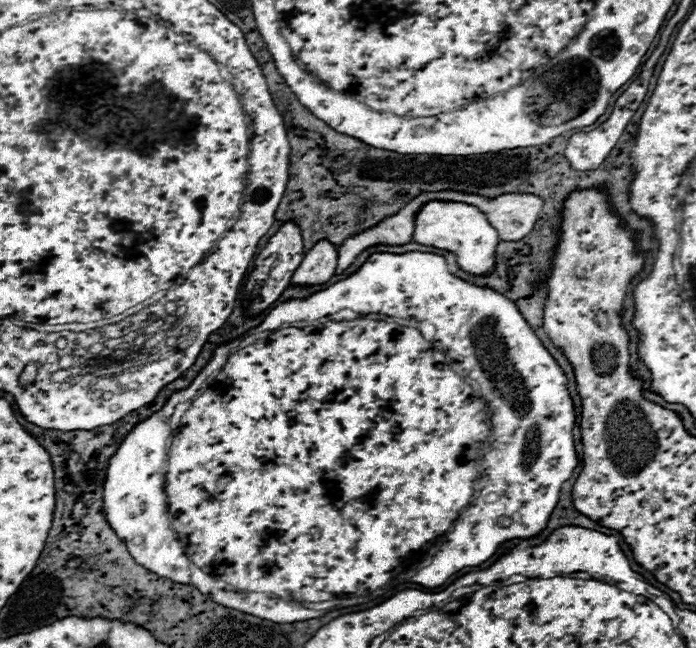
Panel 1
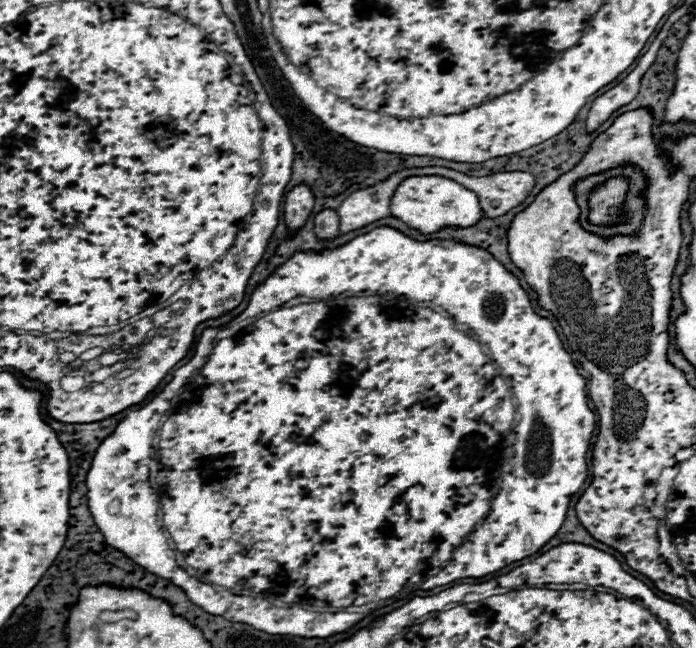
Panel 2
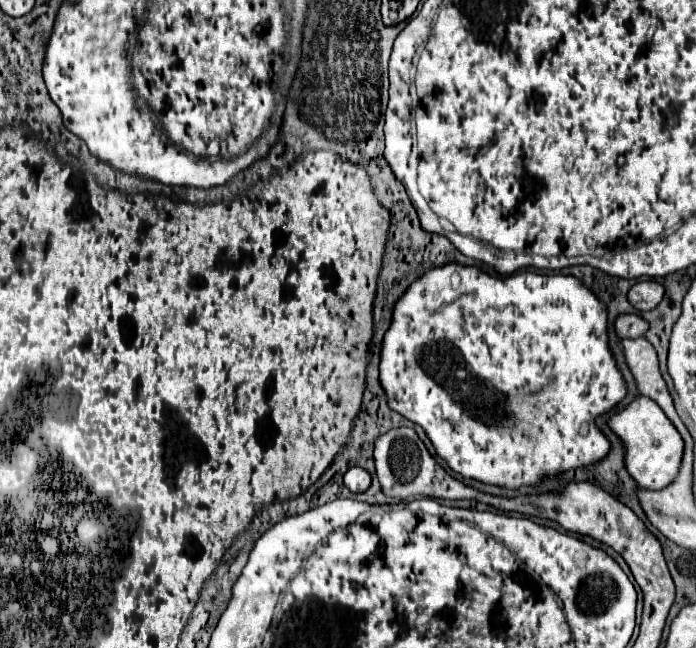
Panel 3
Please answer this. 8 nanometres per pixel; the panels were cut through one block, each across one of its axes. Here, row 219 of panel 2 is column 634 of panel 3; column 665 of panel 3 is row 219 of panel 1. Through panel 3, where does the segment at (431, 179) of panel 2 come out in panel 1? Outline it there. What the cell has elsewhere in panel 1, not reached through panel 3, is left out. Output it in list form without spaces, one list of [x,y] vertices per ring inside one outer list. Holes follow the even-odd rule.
[[[430,200],[418,210],[414,218],[414,240],[424,246],[450,250],[458,256],[462,270],[470,274],[484,274],[494,266],[494,254],[500,236],[476,206],[470,206],[466,202]]]

